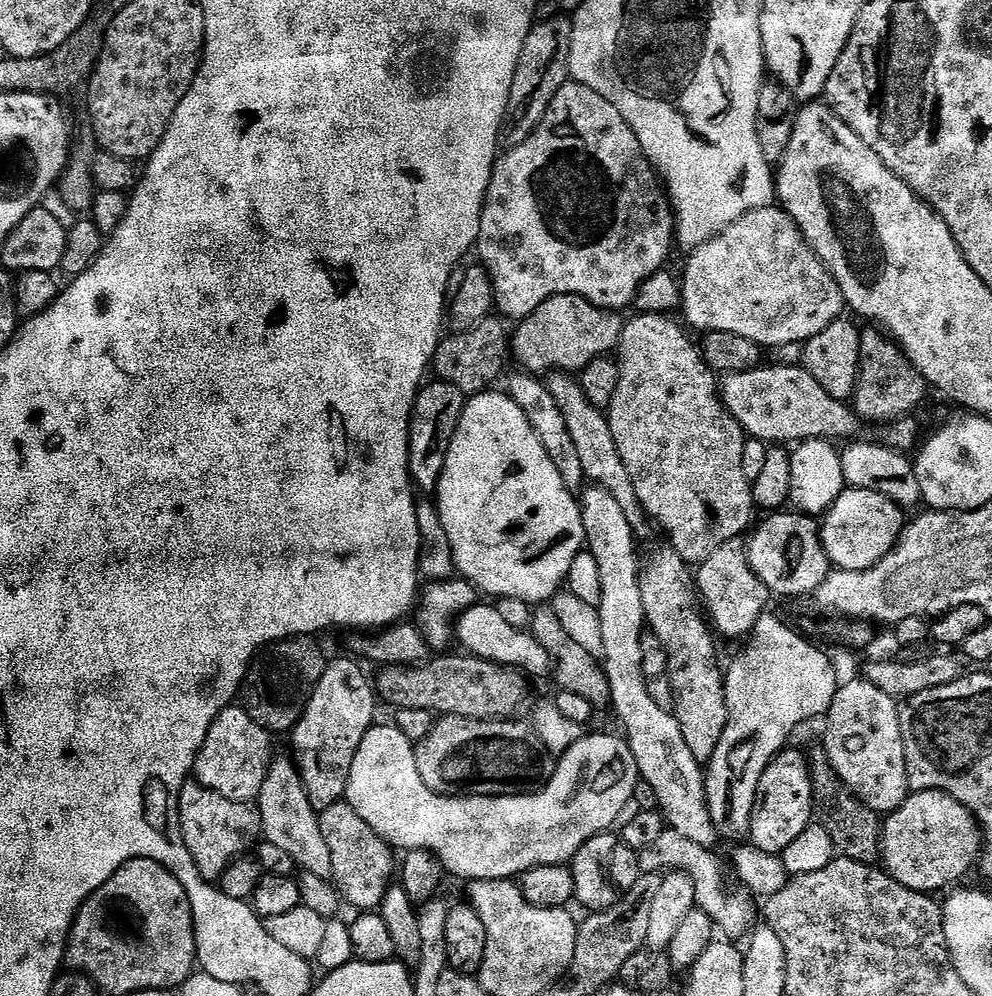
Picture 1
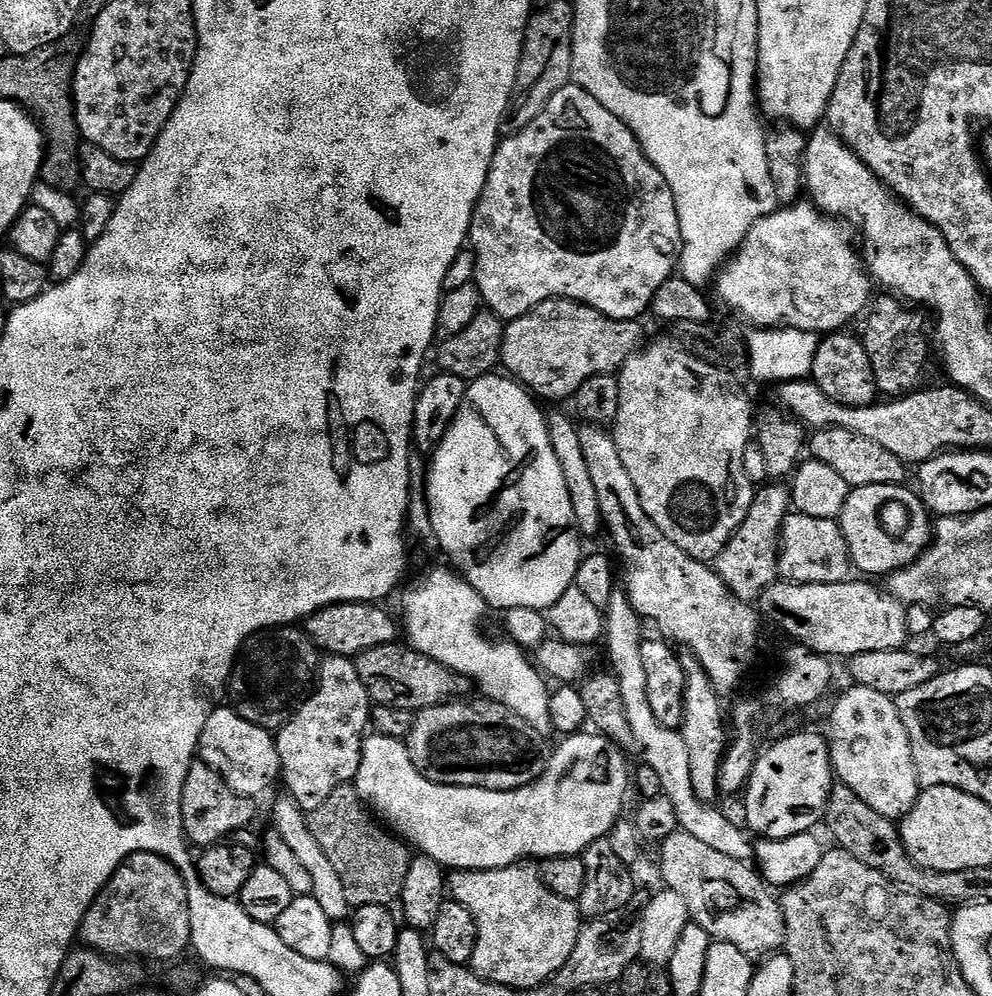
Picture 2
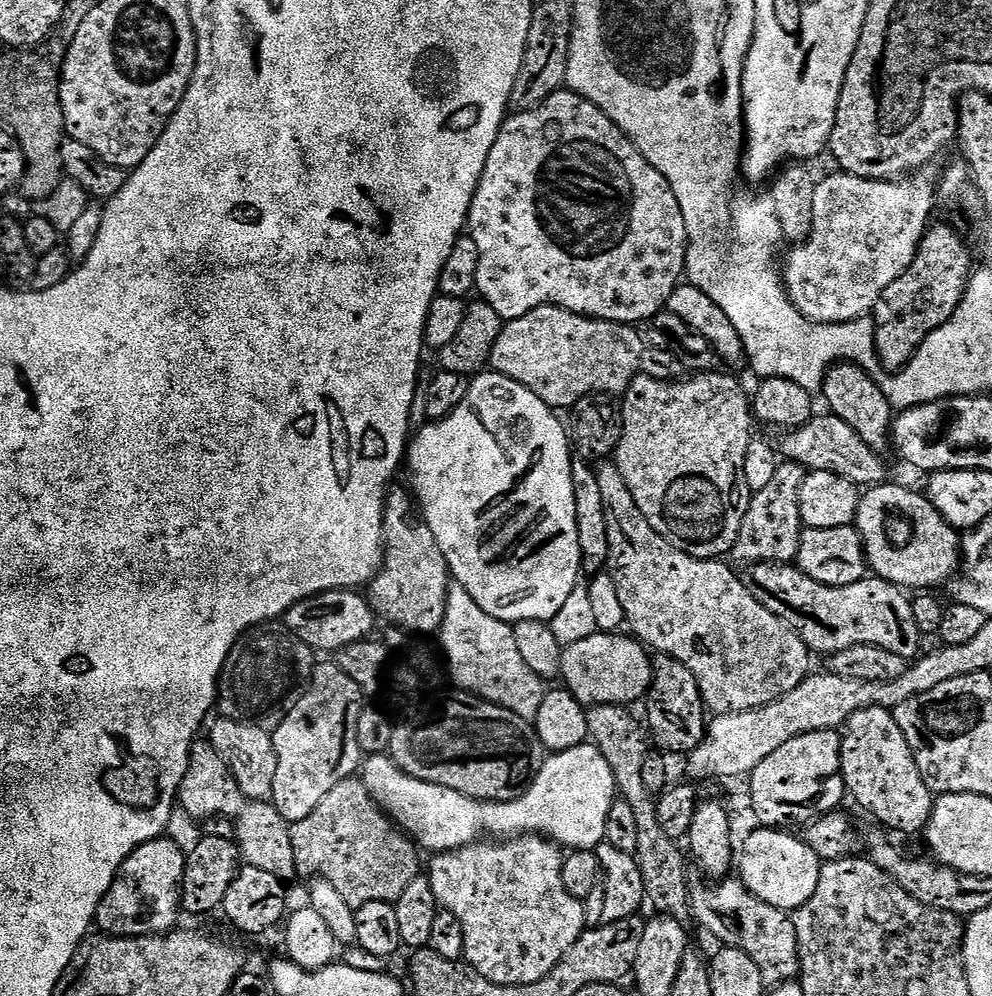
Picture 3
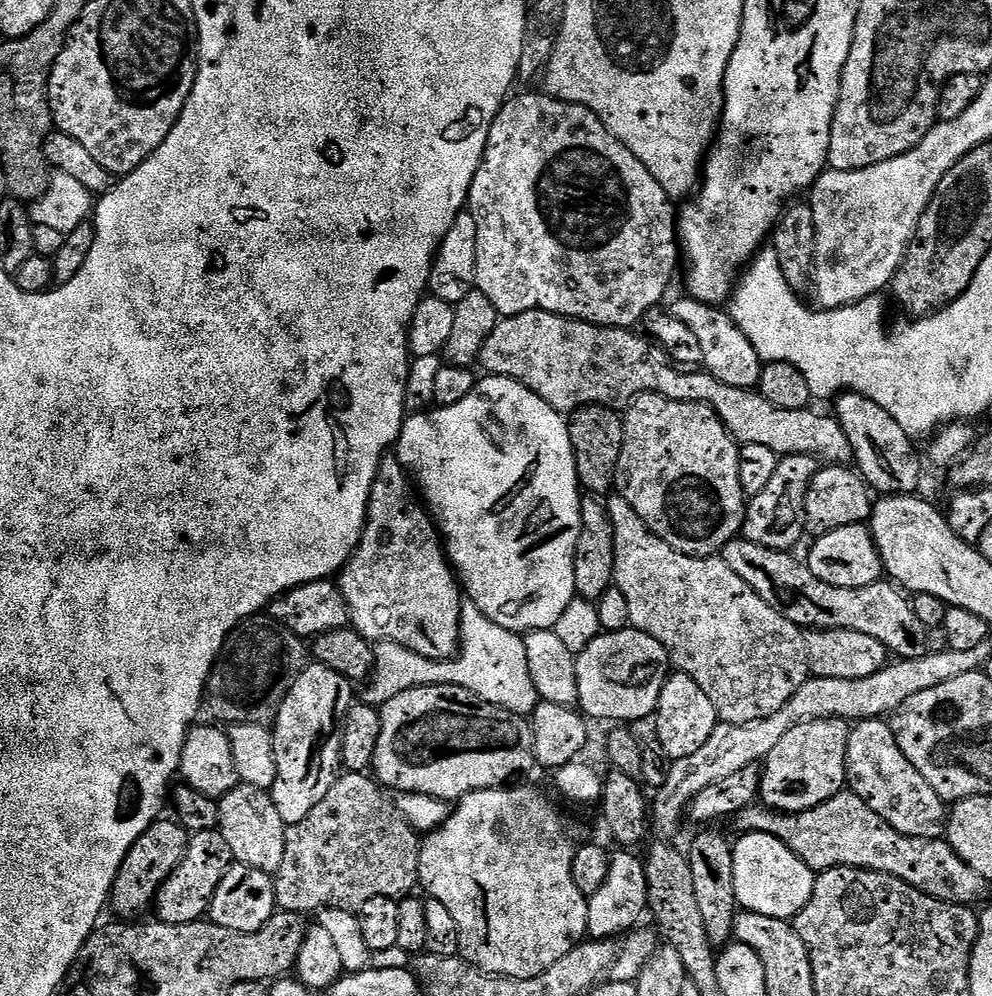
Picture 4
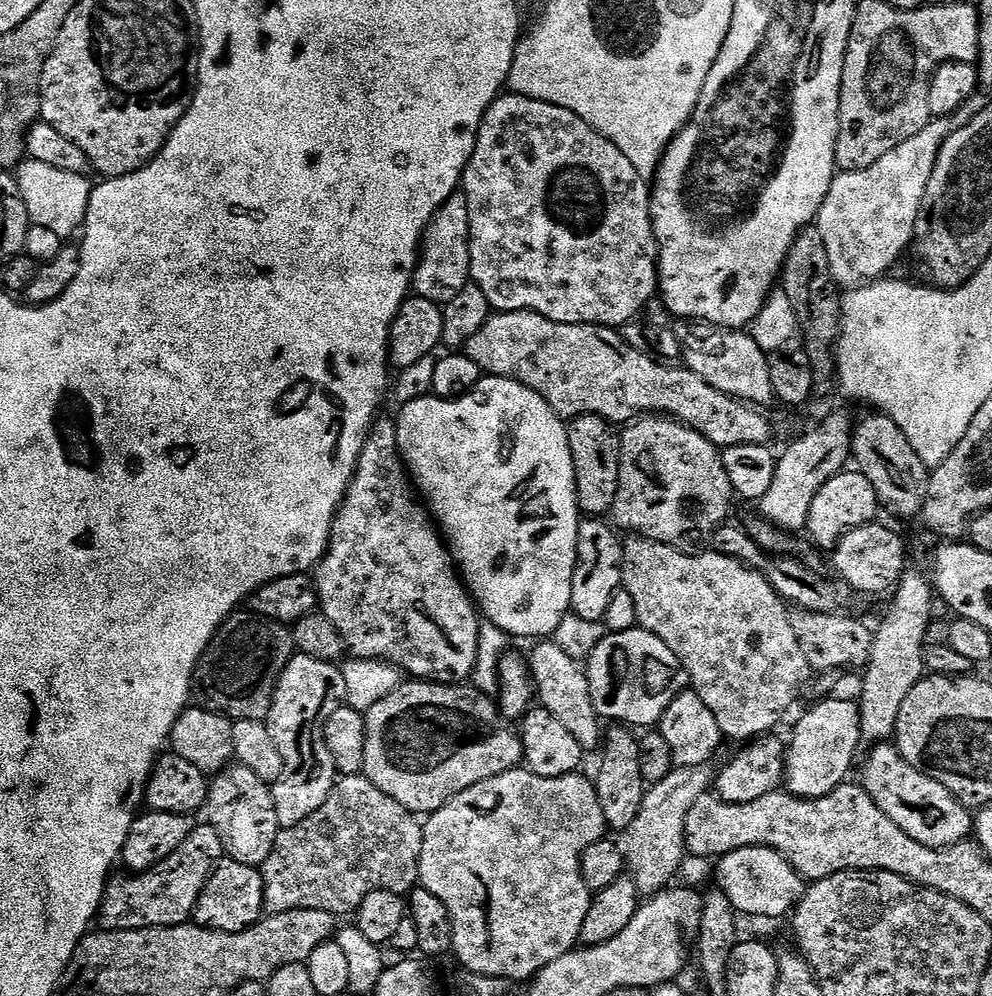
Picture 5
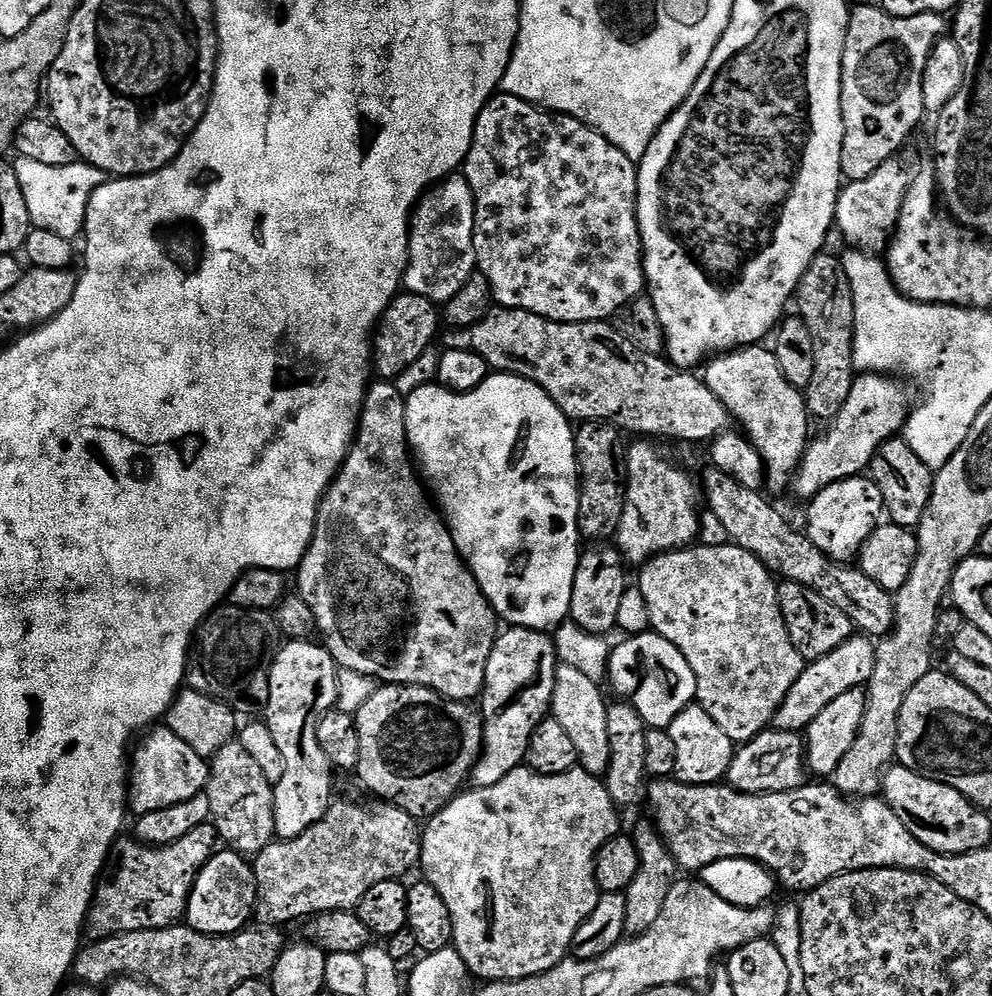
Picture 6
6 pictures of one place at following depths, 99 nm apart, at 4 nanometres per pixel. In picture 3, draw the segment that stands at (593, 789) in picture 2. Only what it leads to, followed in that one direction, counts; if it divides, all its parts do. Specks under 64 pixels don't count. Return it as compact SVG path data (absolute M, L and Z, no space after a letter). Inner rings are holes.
M591 742L565 752L551 753L528 791L516 800L475 800L466 794L458 794L458 790L422 782L406 774L387 754L372 754L364 760L362 779L374 802L421 849L429 848L432 854L463 848L484 831L497 832L500 838L535 834L568 850L595 850L605 843L606 817L610 814L610 806L618 799L614 773Z

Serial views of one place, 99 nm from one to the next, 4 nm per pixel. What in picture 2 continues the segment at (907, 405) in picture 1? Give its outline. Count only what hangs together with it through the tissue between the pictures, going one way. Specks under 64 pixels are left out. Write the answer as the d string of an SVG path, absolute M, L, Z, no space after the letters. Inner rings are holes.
M880 294L867 309L868 321L864 324L862 339L866 354L870 354L870 366L874 366L877 393L888 398L899 398L921 387L924 367L928 364L930 336L924 333L924 320L916 316L917 309L892 294Z

